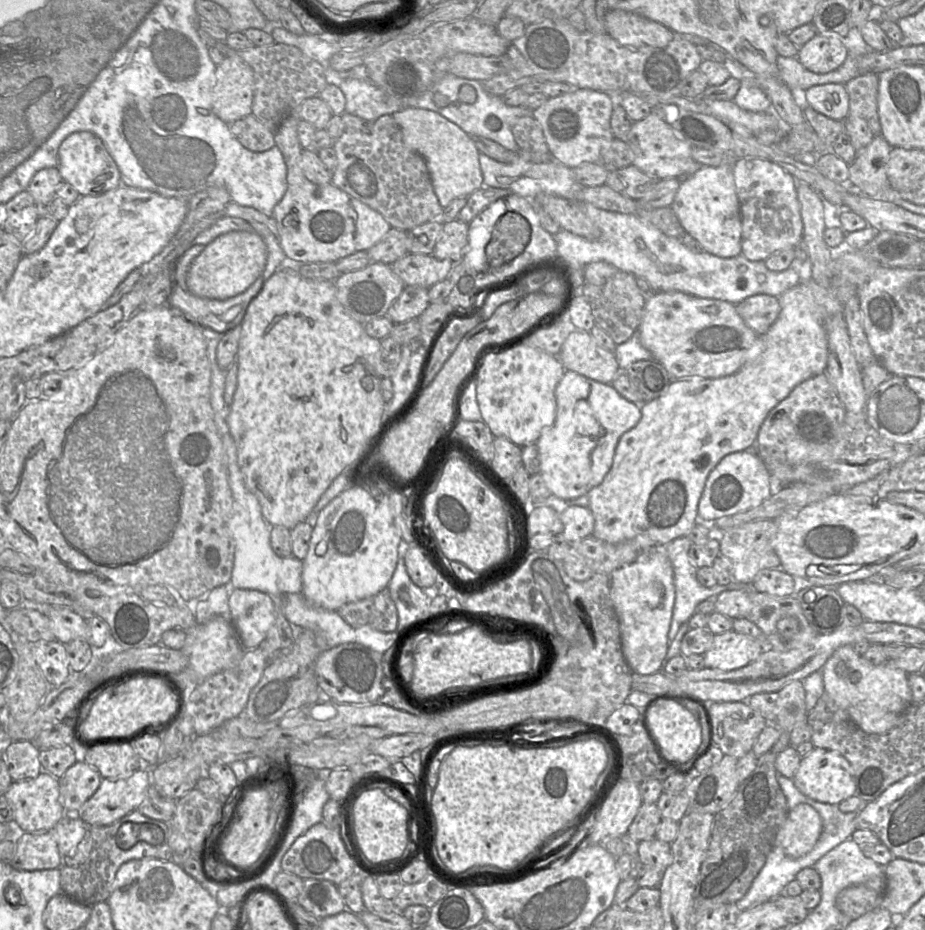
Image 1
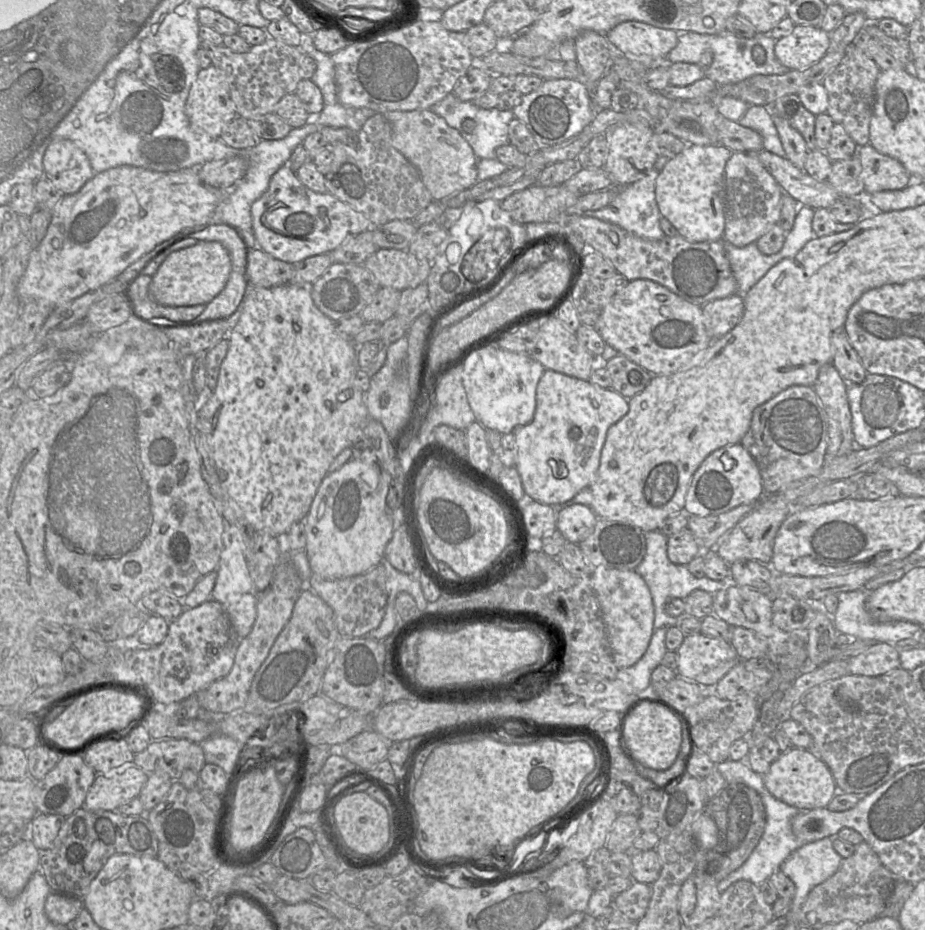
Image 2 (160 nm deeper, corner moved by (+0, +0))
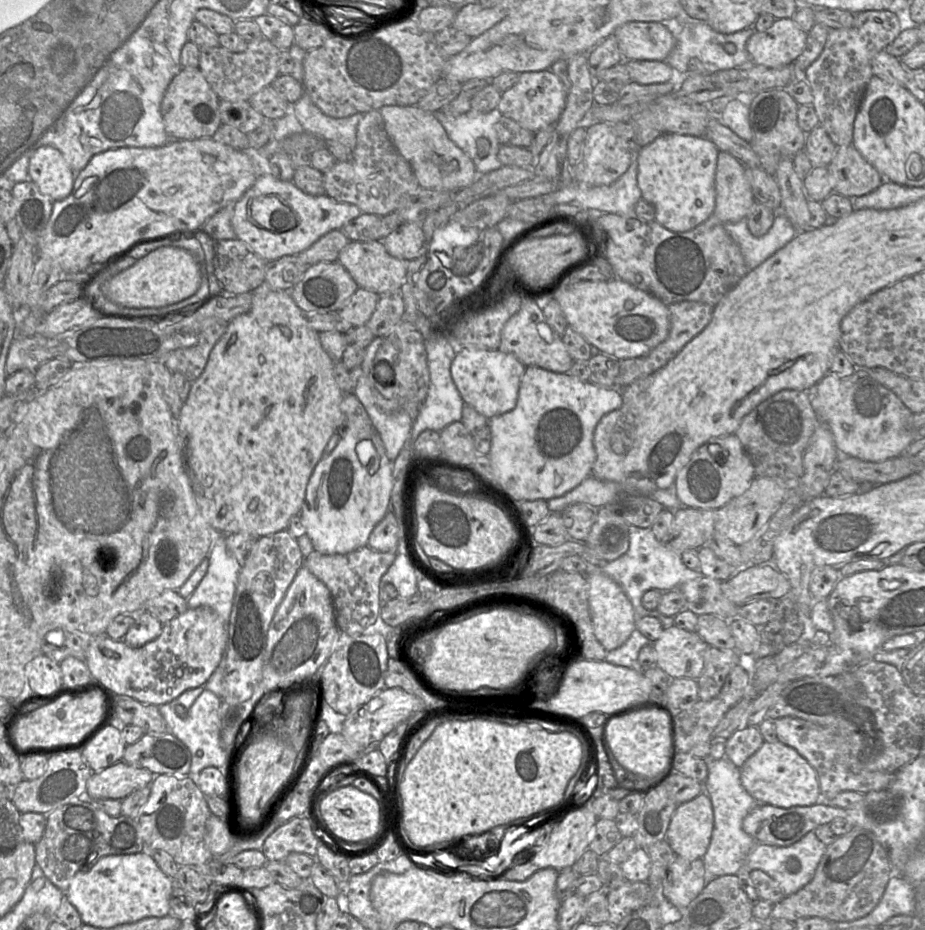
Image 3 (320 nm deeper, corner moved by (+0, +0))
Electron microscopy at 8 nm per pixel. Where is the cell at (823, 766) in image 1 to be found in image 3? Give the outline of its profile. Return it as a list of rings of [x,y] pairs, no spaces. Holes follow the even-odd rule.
[[[767,742],[740,767],[745,790],[758,802],[782,808],[811,806],[819,802],[821,790],[816,770],[794,748],[780,742]]]

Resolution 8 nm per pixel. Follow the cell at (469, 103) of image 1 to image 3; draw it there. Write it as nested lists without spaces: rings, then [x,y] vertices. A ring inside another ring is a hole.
[[[499,110],[489,113],[469,111],[459,116],[442,111],[434,114],[450,140],[471,158],[479,175],[502,167],[498,159],[501,144],[495,130],[496,123],[503,116]]]

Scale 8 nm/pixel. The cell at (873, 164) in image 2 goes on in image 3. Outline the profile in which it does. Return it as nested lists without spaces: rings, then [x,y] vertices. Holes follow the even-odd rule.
[[[853,145],[838,147],[827,167],[834,193],[849,198],[866,195],[884,182],[881,174]]]

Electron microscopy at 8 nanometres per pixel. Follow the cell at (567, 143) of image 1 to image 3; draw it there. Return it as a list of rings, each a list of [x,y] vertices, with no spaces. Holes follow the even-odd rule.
[[[550,69],[524,72],[514,86],[502,92],[496,109],[504,117],[511,118],[523,128],[536,133],[557,122],[565,107],[566,96],[565,86]]]

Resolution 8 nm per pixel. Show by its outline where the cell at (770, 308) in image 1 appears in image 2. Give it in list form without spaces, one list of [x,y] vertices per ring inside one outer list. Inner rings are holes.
[[[733,294],[702,305],[704,325],[712,338],[718,338],[732,330],[744,314],[743,295]]]

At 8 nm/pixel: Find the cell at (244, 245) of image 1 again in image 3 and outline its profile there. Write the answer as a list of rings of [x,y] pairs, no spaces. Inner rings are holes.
[[[162,247],[110,278],[104,284],[104,295],[125,307],[160,308],[192,296],[200,287],[201,277],[199,263],[190,252],[177,247]]]

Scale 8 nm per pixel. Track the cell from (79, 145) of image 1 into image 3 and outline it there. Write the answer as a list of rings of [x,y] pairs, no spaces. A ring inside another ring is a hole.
[[[43,146],[30,160],[29,179],[43,194],[53,201],[59,201],[72,192],[75,176],[58,149]]]

